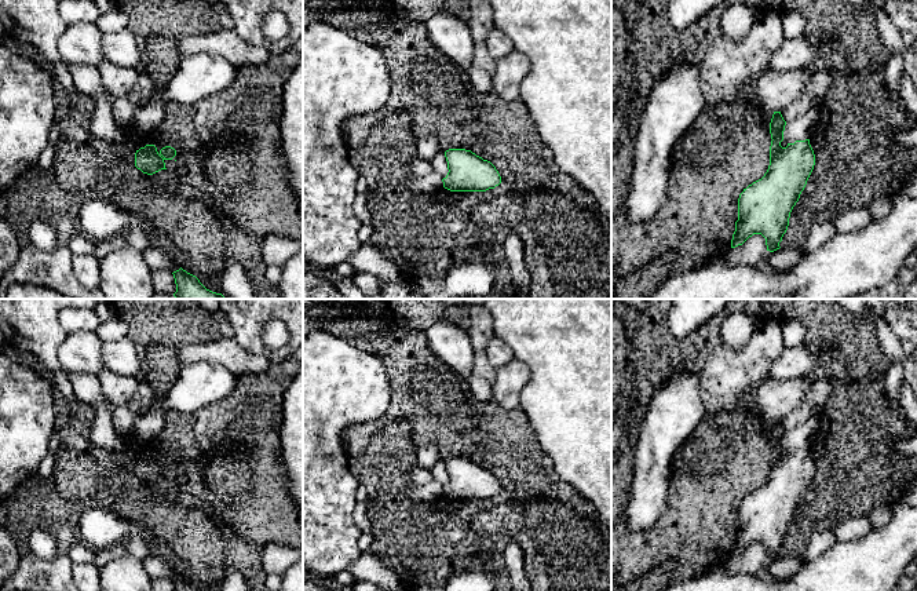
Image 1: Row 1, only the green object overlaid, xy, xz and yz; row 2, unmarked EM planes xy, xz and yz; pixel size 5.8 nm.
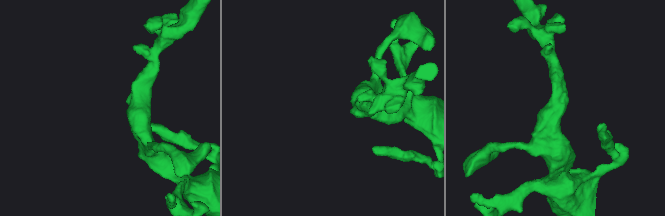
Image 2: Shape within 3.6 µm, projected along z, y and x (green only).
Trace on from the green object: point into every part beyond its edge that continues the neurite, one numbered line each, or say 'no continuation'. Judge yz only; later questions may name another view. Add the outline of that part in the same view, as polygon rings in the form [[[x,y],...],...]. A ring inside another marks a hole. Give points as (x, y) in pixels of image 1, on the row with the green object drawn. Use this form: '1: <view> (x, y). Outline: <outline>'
no continuation

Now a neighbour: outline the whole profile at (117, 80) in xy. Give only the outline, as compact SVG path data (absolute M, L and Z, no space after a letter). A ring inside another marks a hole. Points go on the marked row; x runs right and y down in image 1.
M103 61L96 65L105 88L114 96L128 98L139 72Z

